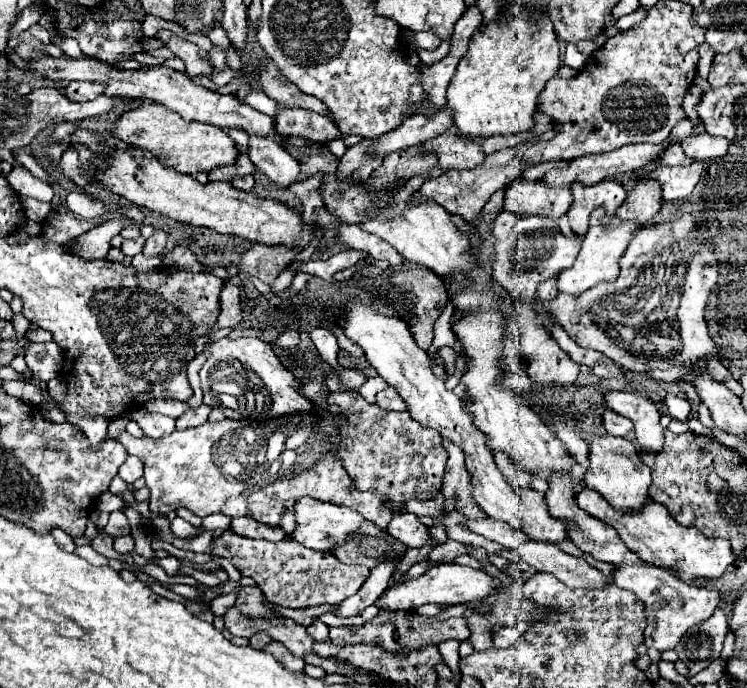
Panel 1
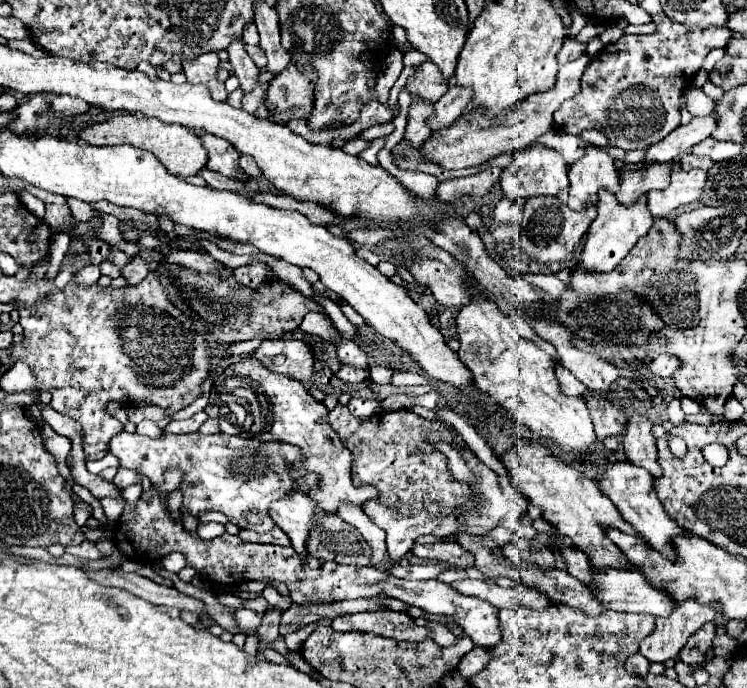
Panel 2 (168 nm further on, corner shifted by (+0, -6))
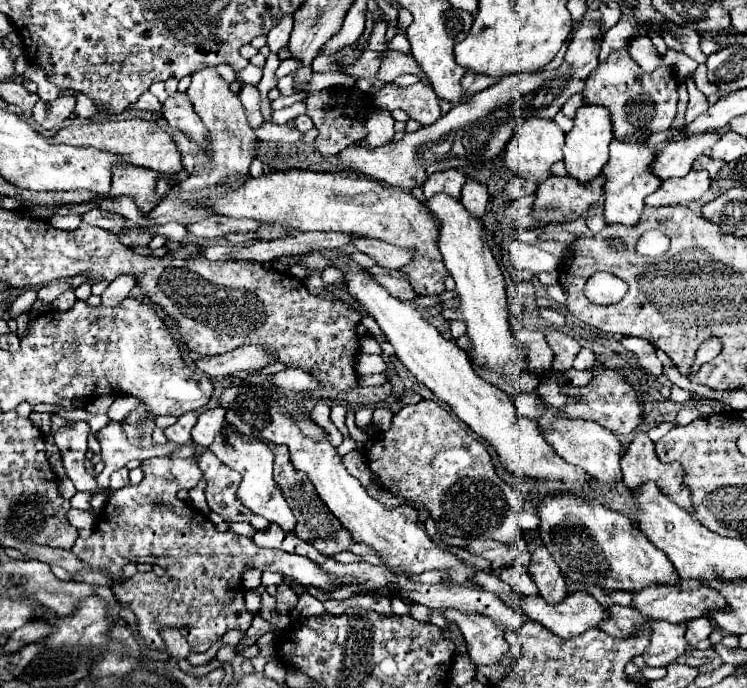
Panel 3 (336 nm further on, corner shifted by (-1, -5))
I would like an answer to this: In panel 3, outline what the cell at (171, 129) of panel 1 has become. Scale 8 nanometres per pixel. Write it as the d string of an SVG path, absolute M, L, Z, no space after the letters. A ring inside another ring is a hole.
M102 119L94 123L80 123L80 125L68 125L56 131L52 137L52 143L60 145L72 145L72 147L94 147L100 151L110 151L120 157L124 157L128 163L138 167L148 167L158 173L176 175L182 171L180 153L176 149L174 139L158 127L156 121L144 121L144 119Z

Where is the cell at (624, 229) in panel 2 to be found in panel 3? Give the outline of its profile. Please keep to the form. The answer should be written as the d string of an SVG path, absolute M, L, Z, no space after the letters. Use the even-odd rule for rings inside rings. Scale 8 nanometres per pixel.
M640 133L626 137L624 141L612 141L610 143L610 161L604 165L602 173L606 175L604 191L606 191L606 203L604 203L604 217L606 223L622 223L622 225L636 225L640 219L640 213L644 209L644 197L654 193L660 187L660 177L656 177L650 171L650 165L656 157L656 151L650 147L644 147L646 137Z

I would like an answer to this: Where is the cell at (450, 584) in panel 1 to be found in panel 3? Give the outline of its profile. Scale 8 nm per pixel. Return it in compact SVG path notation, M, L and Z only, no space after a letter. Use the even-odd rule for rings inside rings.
M576 591L554 607L538 595L524 597L522 607L530 619L542 623L562 639L578 637L580 633L598 627L600 621L610 617L608 611L586 591Z

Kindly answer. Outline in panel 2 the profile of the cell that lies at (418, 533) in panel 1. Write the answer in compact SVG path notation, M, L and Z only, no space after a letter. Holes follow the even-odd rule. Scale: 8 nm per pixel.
M437 542L437 544L415 544L411 548L413 556L419 558L437 558L437 560L447 560L453 562L461 568L473 566L473 556L463 550L457 542Z

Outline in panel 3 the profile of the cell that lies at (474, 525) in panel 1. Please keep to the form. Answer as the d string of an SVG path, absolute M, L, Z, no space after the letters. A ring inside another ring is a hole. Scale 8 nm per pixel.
M545 546L537 547L532 552L532 561L527 567L530 577L538 585L540 597L548 601L548 605L558 605L568 595L566 581L560 573L560 567L554 563Z

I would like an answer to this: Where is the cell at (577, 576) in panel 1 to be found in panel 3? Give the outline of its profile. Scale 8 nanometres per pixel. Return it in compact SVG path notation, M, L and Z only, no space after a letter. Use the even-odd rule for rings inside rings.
M680 579L676 585L652 585L648 589L634 593L634 607L648 619L664 619L668 623L682 623L694 617L708 615L710 611L724 611L728 603L718 591L710 589L704 583Z

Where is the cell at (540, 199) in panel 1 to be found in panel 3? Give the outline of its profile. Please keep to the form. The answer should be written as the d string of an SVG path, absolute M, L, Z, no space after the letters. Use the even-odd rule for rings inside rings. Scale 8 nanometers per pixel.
M528 119L520 123L520 129L516 129L512 141L506 145L506 165L522 177L544 181L550 177L550 165L564 159L564 131L554 121L540 121L540 119Z

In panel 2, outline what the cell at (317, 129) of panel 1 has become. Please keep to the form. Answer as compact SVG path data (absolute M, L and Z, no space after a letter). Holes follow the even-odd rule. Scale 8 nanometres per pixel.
M291 64L269 84L265 106L275 122L287 124L289 120L309 120L313 114L313 80L311 68Z

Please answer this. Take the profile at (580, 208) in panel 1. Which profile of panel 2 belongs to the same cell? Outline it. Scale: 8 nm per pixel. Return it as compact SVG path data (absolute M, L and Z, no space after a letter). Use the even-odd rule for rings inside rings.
M591 146L591 148L587 148L587 152L585 152L585 156L581 160L577 160L577 162L573 162L569 166L569 182L571 182L571 186L569 186L567 206L571 210L583 210L589 204L597 204L597 200L599 200L597 192L601 188L611 190L613 194L619 190L619 172L617 172L617 168L613 164L613 158L609 154L605 154L597 146Z

